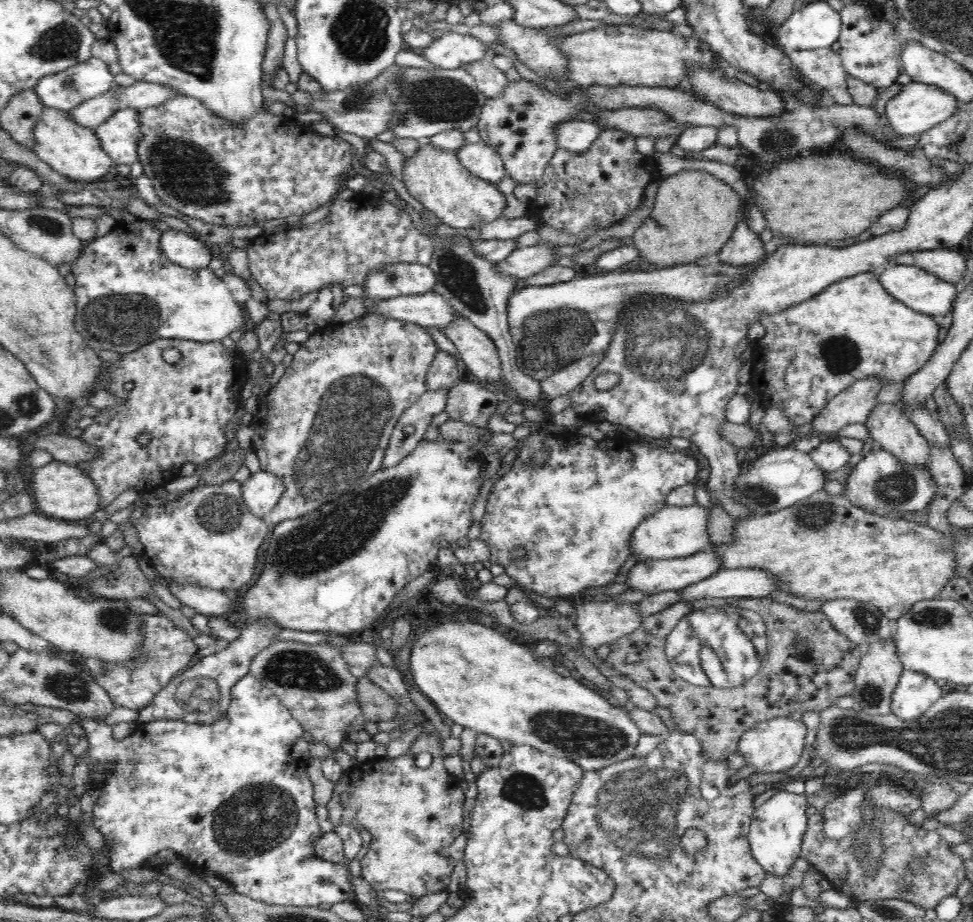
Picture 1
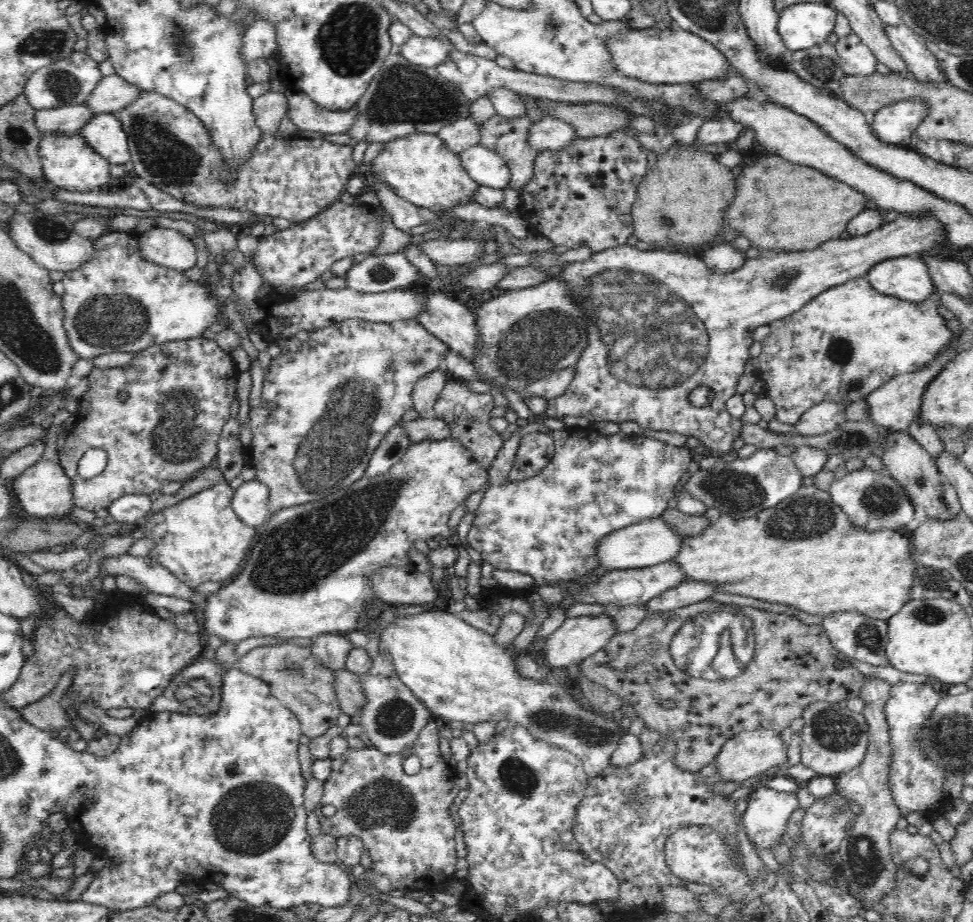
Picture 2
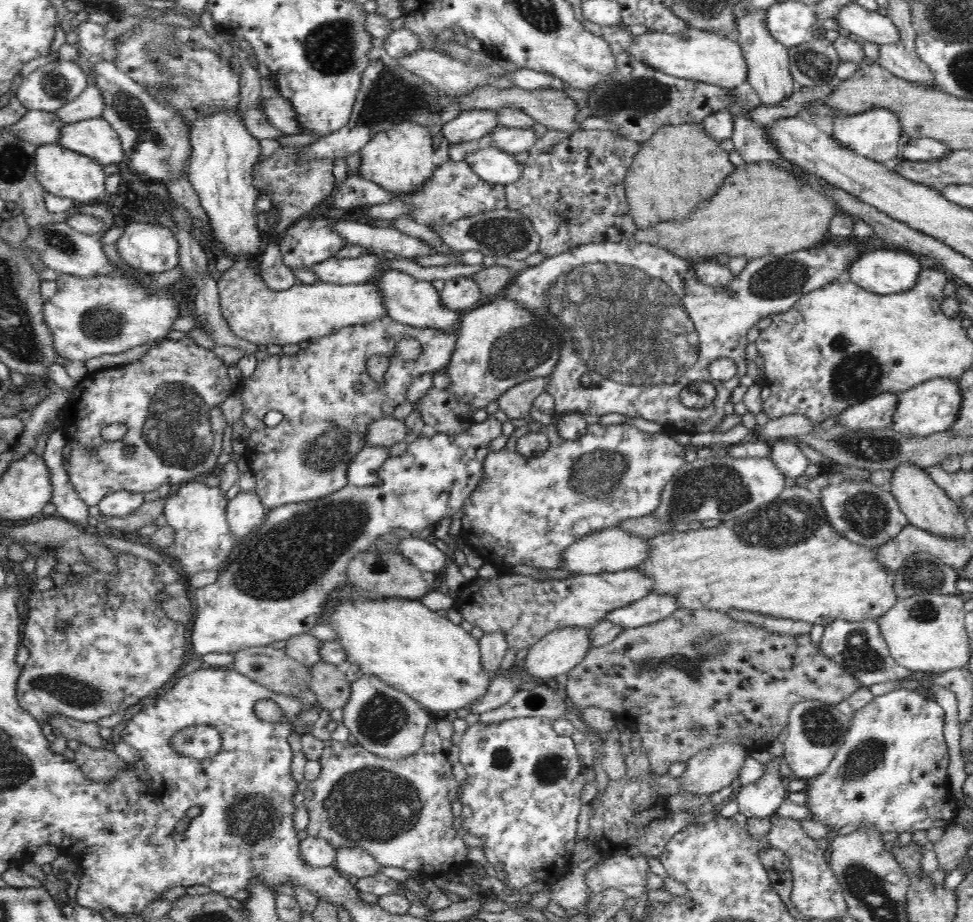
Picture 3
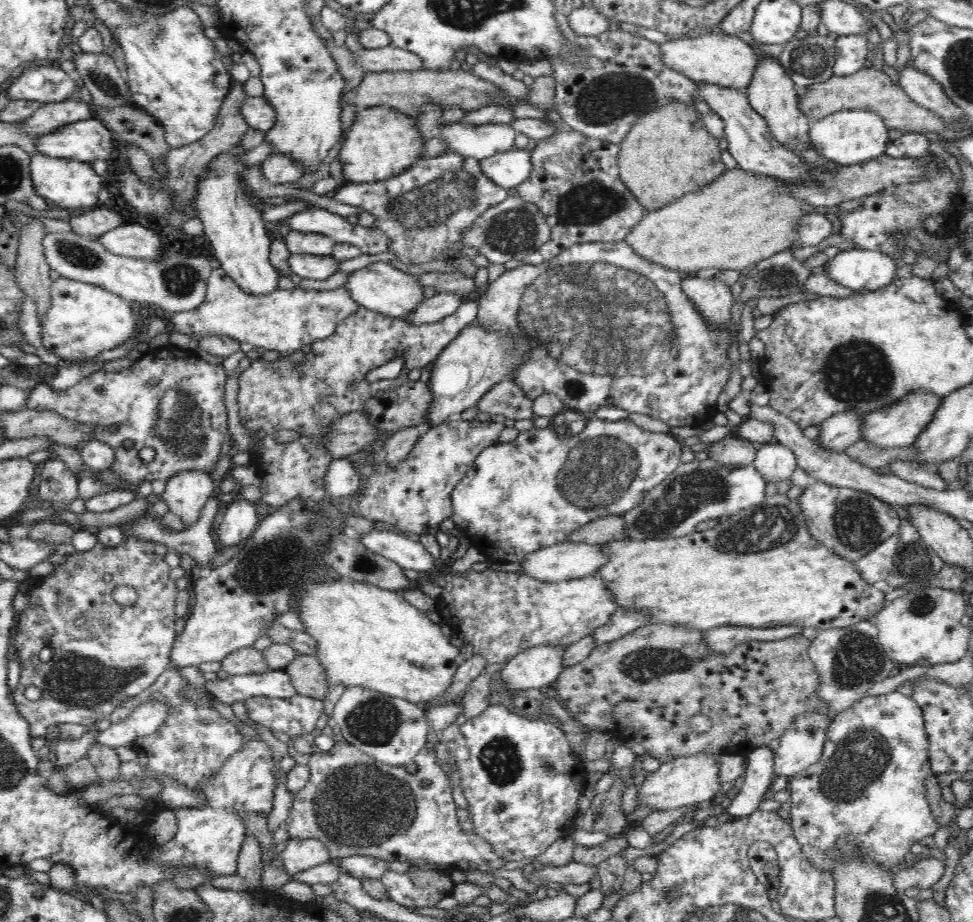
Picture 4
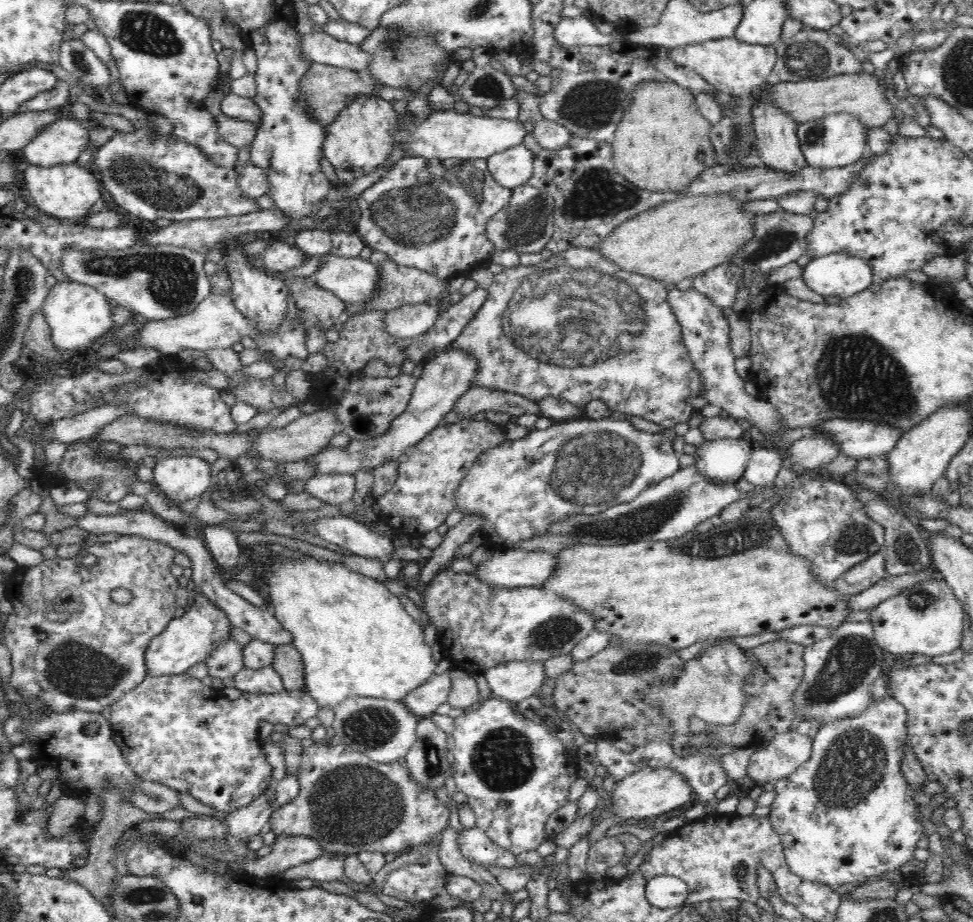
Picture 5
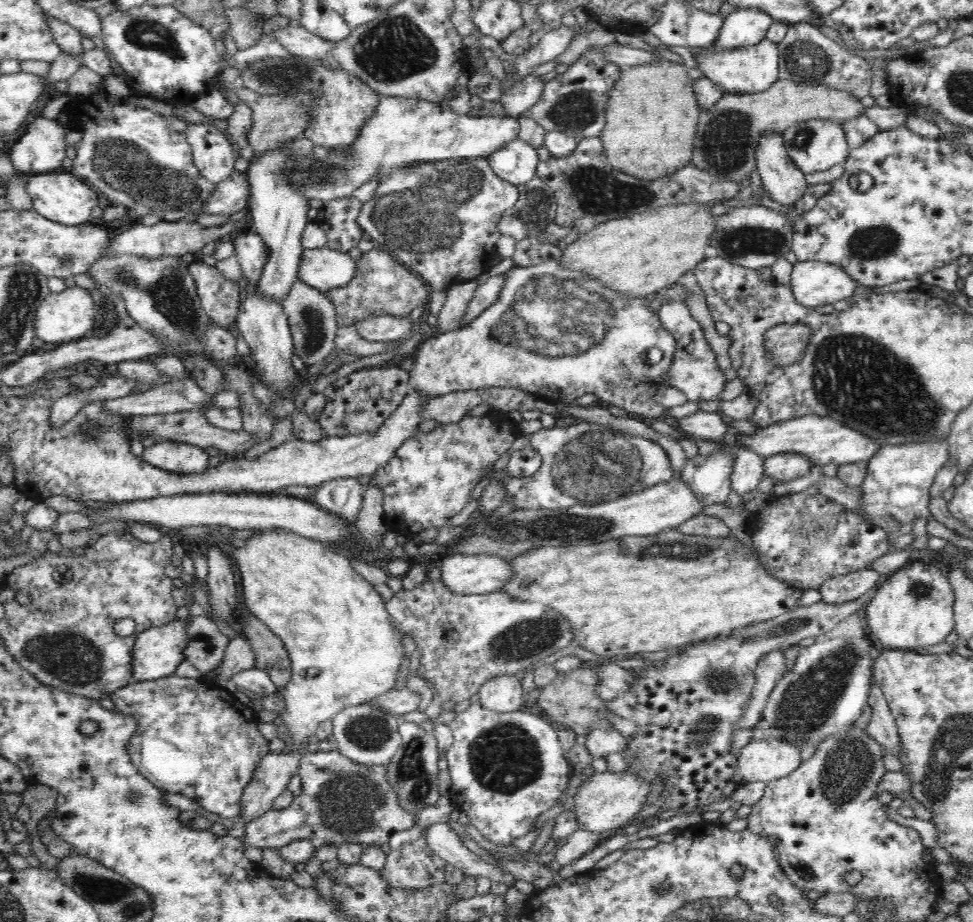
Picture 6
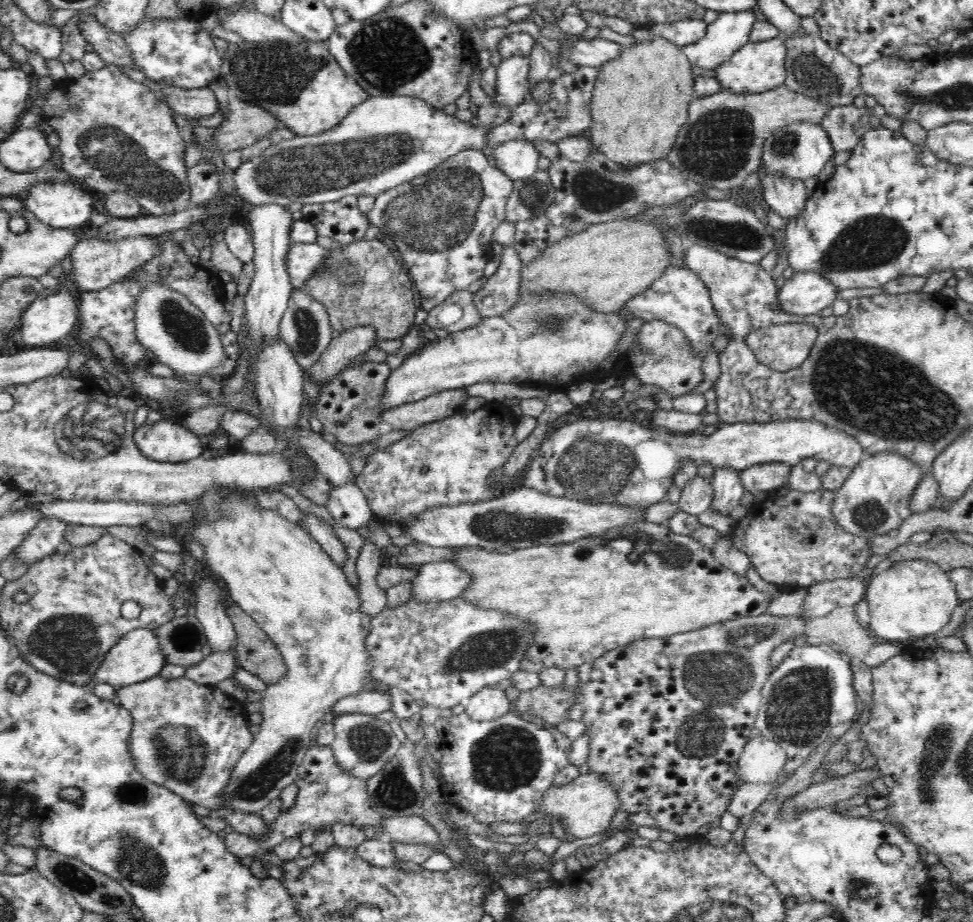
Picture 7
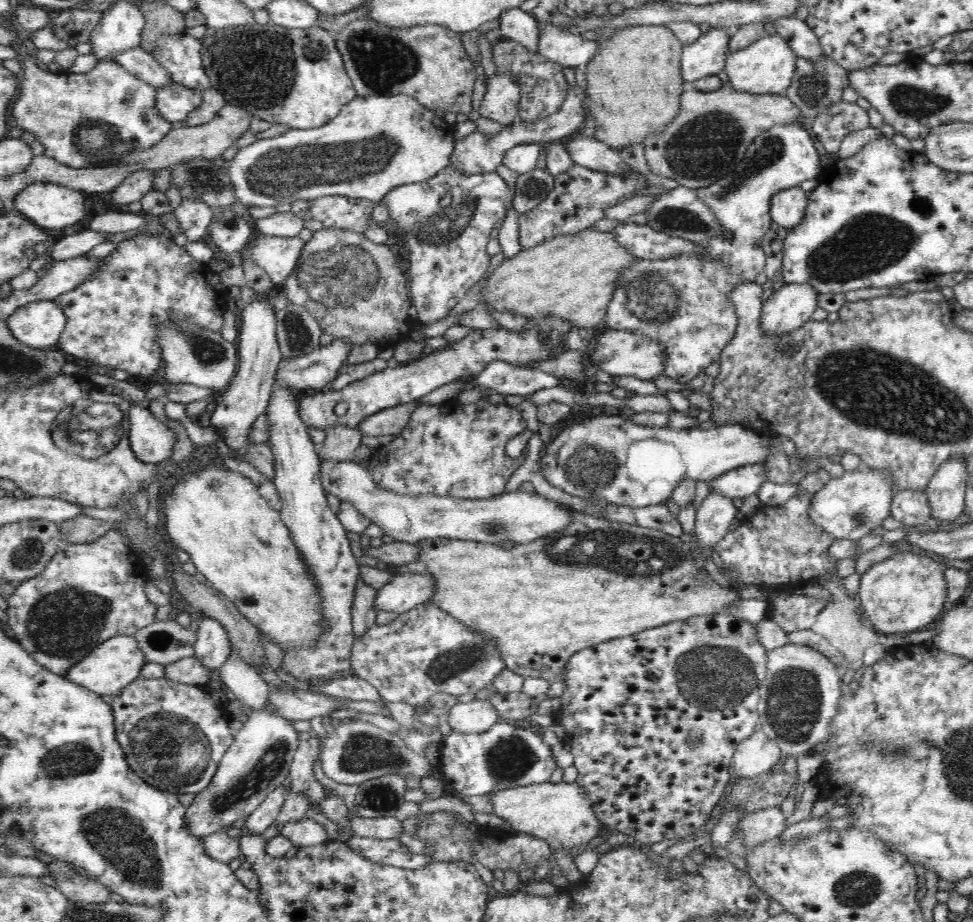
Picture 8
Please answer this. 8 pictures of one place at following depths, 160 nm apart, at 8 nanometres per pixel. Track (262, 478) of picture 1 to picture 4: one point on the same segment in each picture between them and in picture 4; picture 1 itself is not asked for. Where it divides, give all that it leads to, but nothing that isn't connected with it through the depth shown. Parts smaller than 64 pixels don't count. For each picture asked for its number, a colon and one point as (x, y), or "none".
2: (251, 502)
3: (245, 512)
4: (240, 521)

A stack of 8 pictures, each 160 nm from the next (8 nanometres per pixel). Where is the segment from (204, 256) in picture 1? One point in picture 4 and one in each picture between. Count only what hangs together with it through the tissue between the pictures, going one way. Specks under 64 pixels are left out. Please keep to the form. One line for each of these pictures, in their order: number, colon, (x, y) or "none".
2: (165, 247)
3: (147, 247)
4: (133, 240)

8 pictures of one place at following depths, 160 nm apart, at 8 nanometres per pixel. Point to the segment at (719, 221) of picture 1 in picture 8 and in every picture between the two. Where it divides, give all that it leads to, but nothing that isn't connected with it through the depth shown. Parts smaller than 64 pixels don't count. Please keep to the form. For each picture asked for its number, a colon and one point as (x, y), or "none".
2: (679, 201)
3: (682, 165)
4: (668, 153)
5: (663, 142)
6: (652, 114)
7: (640, 101)
8: (634, 82)

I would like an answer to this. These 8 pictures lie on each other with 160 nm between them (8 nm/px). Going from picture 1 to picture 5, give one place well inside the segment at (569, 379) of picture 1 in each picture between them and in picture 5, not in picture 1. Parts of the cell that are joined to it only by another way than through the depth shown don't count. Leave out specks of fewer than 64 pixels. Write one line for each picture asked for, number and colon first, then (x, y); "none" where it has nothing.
2: (554, 383)
3: (517, 402)
4: (506, 397)
5: (476, 399)

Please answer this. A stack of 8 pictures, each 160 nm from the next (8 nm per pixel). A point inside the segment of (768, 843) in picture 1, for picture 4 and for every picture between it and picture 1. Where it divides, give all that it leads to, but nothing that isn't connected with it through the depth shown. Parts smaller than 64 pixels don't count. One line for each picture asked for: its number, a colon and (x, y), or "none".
2: (765, 819)
3: (762, 798)
4: (759, 775)

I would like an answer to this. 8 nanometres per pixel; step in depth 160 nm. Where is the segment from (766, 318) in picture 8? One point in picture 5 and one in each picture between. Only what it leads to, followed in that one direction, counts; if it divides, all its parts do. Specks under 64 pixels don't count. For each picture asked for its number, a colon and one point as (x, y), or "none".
5: (841, 275)
6: (813, 283)
7: (803, 293)

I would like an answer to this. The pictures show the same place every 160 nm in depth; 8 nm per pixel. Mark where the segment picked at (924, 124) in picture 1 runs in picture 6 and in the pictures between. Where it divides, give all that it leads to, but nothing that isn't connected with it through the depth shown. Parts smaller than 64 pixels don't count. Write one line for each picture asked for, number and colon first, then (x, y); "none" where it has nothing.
2: (894, 123)
3: (874, 134)
4: (847, 137)
5: (837, 140)
6: (815, 145)

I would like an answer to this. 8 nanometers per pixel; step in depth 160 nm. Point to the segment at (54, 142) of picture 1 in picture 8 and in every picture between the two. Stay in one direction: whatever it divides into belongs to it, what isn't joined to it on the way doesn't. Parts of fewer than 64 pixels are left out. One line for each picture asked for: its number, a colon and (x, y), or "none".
2: (69, 162)
3: (61, 172)
4: (68, 184)
5: (66, 191)
6: (62, 197)
7: (60, 205)
8: (49, 205)

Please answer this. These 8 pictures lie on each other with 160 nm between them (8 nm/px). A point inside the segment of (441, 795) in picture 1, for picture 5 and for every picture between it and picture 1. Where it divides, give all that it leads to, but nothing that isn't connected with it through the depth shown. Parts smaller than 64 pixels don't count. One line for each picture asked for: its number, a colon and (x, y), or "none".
2: (404, 820)
3: (400, 812)
4: (356, 805)
5: (347, 802)

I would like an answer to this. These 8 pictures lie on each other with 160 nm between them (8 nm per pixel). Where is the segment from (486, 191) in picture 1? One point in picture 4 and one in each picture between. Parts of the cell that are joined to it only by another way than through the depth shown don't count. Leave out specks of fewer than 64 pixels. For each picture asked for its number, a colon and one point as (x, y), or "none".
2: (420, 168)
3: (402, 159)
4: (382, 142)

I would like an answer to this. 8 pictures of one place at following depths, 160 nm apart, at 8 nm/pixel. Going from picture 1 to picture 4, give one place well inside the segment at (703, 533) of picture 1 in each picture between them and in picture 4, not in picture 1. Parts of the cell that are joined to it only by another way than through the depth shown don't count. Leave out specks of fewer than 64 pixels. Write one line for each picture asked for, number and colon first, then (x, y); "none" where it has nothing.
2: (641, 545)
3: (610, 550)
4: (567, 561)

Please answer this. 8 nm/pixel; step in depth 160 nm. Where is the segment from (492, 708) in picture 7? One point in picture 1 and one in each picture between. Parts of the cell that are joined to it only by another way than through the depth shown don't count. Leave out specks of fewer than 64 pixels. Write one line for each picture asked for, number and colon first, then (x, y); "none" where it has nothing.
1: (602, 621)
2: (579, 637)
3: (557, 653)
4: (538, 666)
5: (514, 681)
6: (504, 693)

